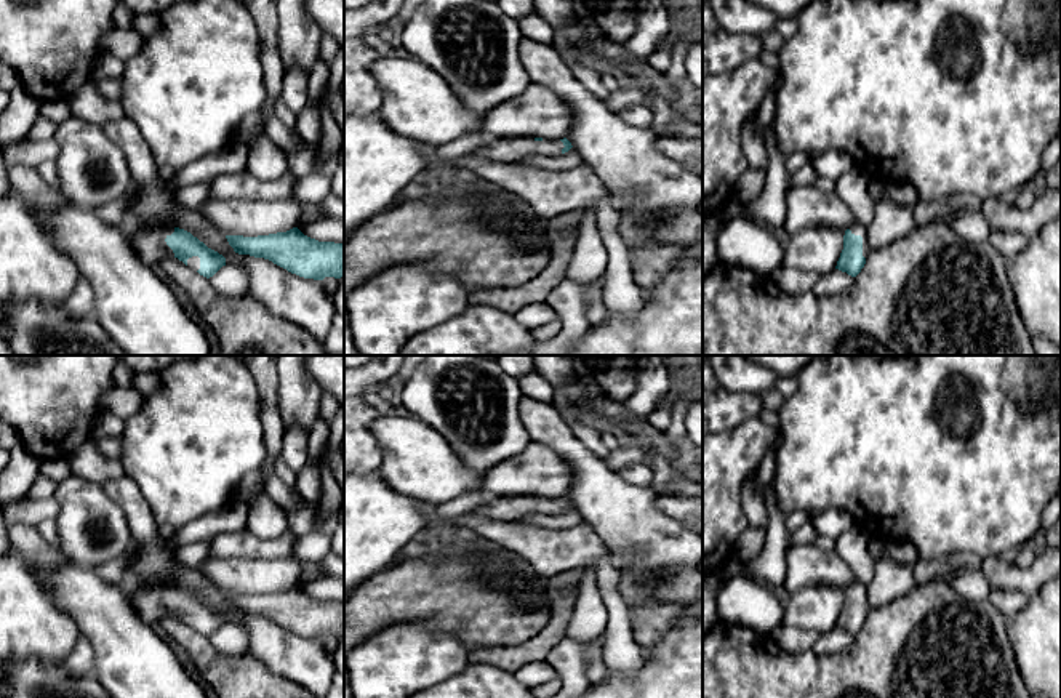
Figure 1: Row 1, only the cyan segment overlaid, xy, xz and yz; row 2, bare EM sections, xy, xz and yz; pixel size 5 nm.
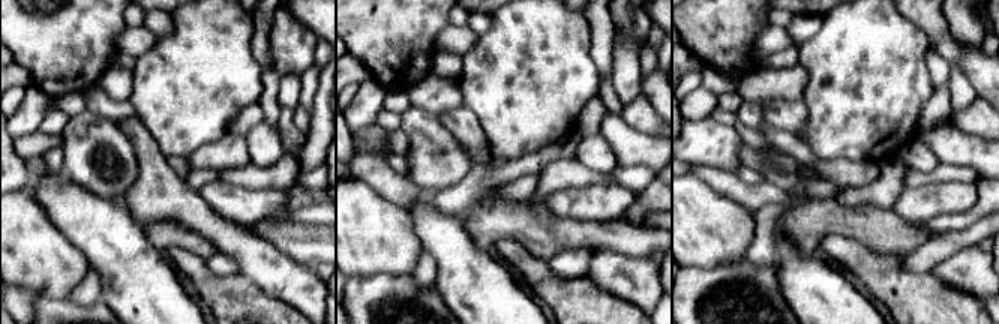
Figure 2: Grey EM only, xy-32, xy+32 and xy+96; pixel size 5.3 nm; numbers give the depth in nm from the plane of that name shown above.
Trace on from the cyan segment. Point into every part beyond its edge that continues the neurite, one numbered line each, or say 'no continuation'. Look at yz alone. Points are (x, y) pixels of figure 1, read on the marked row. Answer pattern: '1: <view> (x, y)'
1: yz (856, 229)

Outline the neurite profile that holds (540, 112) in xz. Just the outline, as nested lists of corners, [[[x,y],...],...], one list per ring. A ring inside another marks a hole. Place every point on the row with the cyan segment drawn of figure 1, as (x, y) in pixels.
[[[530,83],[518,96],[483,115],[480,130],[491,139],[531,136],[560,141],[571,128],[571,110],[551,88]]]

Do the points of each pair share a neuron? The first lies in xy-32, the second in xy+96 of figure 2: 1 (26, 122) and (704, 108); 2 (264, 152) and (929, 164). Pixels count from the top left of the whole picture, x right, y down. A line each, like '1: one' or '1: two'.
1: one
2: one

